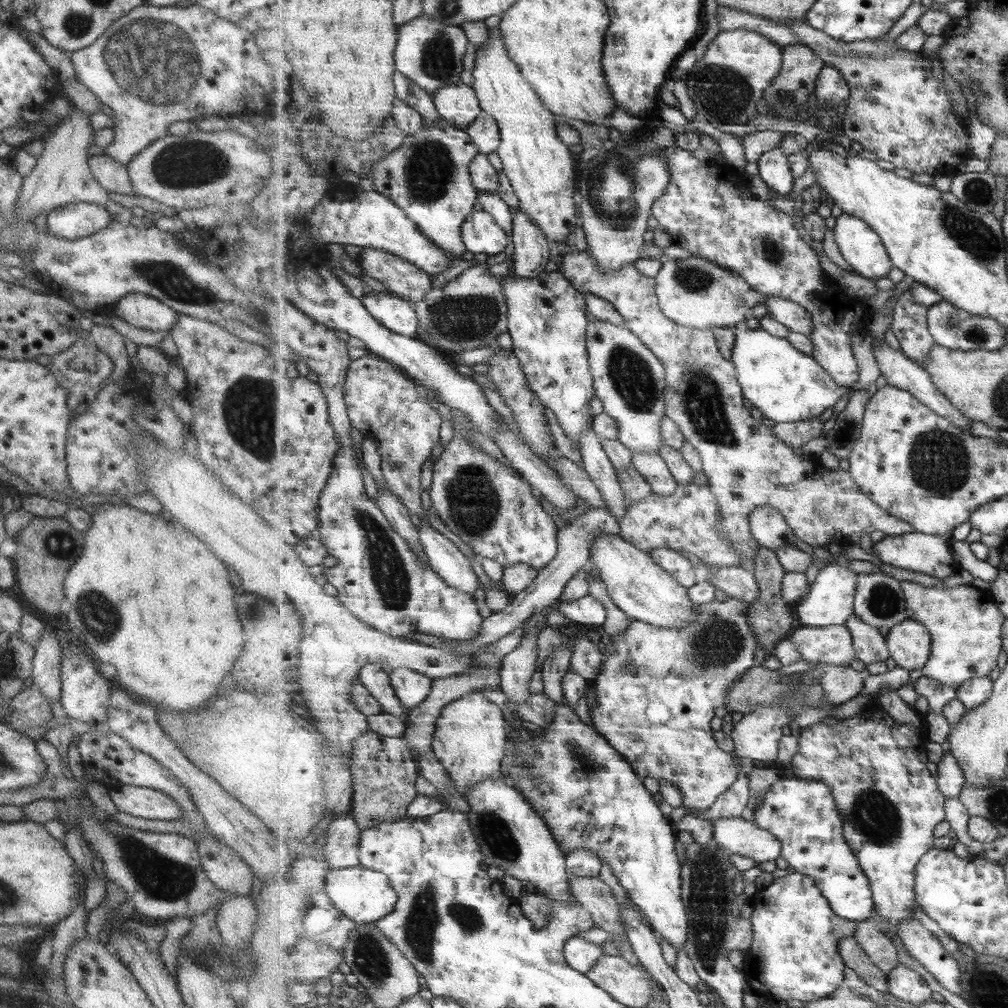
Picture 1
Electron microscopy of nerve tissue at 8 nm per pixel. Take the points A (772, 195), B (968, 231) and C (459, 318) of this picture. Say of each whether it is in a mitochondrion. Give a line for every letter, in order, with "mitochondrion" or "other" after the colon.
A: other
B: mitochondrion
C: mitochondrion

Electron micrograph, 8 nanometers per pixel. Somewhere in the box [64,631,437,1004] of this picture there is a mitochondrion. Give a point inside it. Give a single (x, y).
(169, 879)

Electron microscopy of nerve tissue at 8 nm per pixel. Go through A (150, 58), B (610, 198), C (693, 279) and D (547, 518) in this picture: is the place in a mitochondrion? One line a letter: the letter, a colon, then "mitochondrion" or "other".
A: mitochondrion
B: mitochondrion
C: mitochondrion
D: other

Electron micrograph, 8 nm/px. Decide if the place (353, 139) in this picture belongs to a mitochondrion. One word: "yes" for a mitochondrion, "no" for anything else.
no

